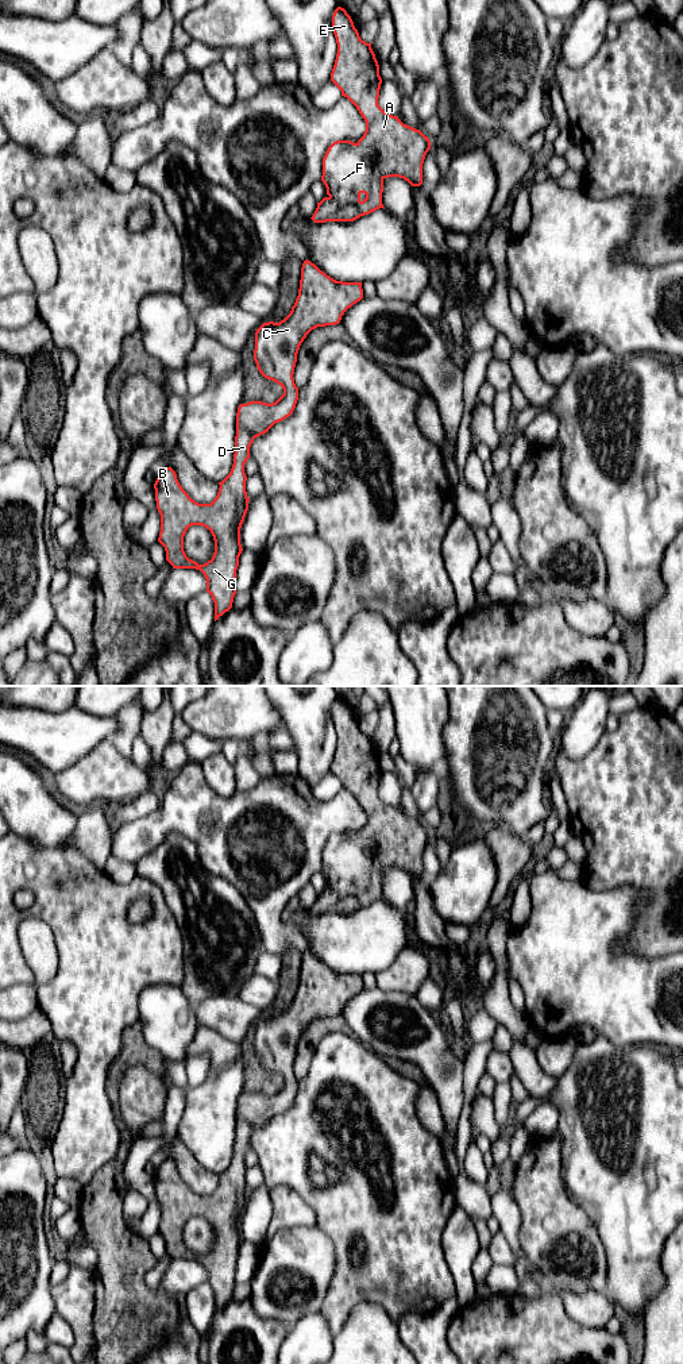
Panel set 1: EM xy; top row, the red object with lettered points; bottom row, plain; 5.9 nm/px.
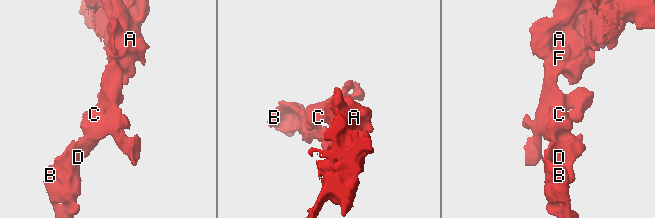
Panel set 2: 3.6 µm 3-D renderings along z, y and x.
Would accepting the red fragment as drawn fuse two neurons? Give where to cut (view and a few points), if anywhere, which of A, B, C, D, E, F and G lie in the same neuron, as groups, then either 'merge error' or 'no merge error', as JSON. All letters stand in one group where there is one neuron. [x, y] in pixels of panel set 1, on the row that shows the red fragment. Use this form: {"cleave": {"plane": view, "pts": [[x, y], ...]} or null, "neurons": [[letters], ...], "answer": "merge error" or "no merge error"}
{"cleave": null, "neurons": [["A", "B", "C", "D", "E", "F", "G"]], "answer": "no merge error"}

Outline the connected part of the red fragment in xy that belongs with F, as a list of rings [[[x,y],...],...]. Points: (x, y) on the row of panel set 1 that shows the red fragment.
[[[342,7],[332,15],[337,54],[331,81],[359,111],[366,131],[356,142],[336,140],[323,158],[321,181],[327,197],[317,203],[315,223],[354,221],[382,204],[383,180],[400,177],[412,186],[422,184],[422,163],[431,140],[378,104],[382,78],[371,43],[360,39]]]

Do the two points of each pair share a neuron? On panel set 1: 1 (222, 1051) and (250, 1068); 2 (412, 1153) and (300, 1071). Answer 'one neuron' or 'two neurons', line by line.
1: two neurons
2: two neurons

